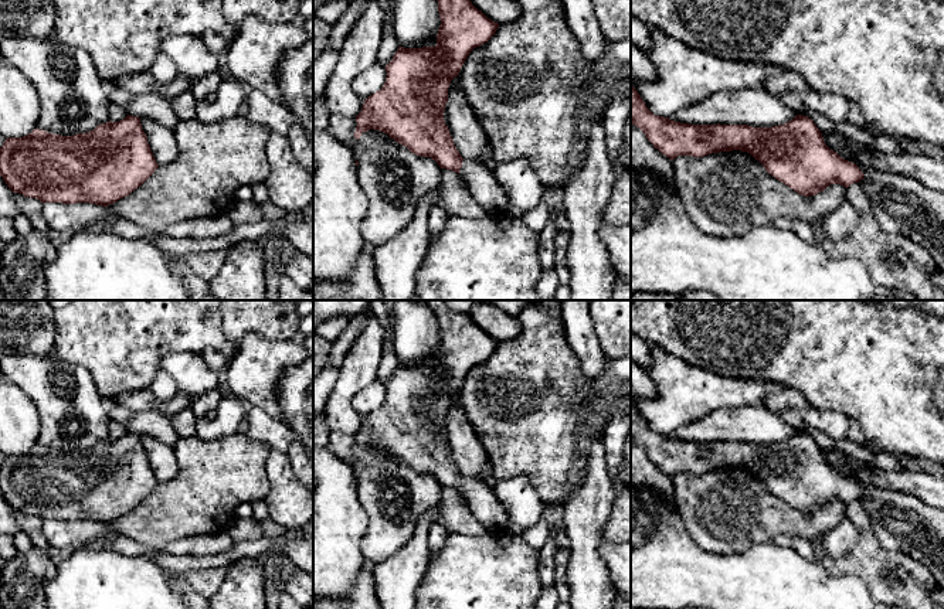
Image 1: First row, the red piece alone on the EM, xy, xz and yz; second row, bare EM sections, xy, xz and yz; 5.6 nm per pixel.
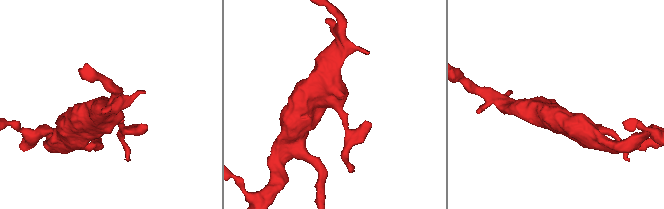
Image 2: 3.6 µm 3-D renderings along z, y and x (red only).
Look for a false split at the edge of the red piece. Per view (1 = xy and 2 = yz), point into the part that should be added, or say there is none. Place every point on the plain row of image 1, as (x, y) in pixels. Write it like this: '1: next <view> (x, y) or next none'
1: next none
2: next none

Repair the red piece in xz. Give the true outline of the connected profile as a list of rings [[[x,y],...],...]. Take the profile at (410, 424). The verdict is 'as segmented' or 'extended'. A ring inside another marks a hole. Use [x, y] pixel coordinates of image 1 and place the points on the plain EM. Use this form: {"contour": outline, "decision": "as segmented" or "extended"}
{"contour": [[[425,300],[435,312],[441,343],[435,364],[398,364],[384,384],[383,405],[364,416],[356,433],[354,455],[370,446],[387,450],[411,470],[431,474],[458,490],[472,516],[488,530],[502,530],[506,511],[485,482],[463,477],[456,467],[444,428],[448,405],[471,368],[488,360],[499,341],[478,327],[469,313],[449,310],[444,300]]], "decision": "extended"}

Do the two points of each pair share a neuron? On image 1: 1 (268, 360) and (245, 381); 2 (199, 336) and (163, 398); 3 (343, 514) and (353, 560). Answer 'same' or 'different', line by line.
1: same
2: different
3: same

